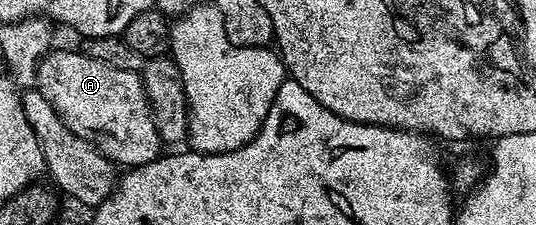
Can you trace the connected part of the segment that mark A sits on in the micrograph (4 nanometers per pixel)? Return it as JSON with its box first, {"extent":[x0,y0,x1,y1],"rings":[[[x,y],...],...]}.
{"extent":[35,51,161,166],"rings":[[[49,51],[41,58],[40,65],[37,67],[35,88],[44,96],[46,103],[54,107],[62,123],[66,123],[66,127],[74,131],[74,135],[78,135],[78,139],[90,143],[117,166],[145,165],[161,156],[160,133],[156,129],[156,121],[152,118],[152,104],[148,102],[144,81],[139,72],[122,71],[118,67],[98,63],[98,59],[90,59],[79,51],[73,53]]]}

